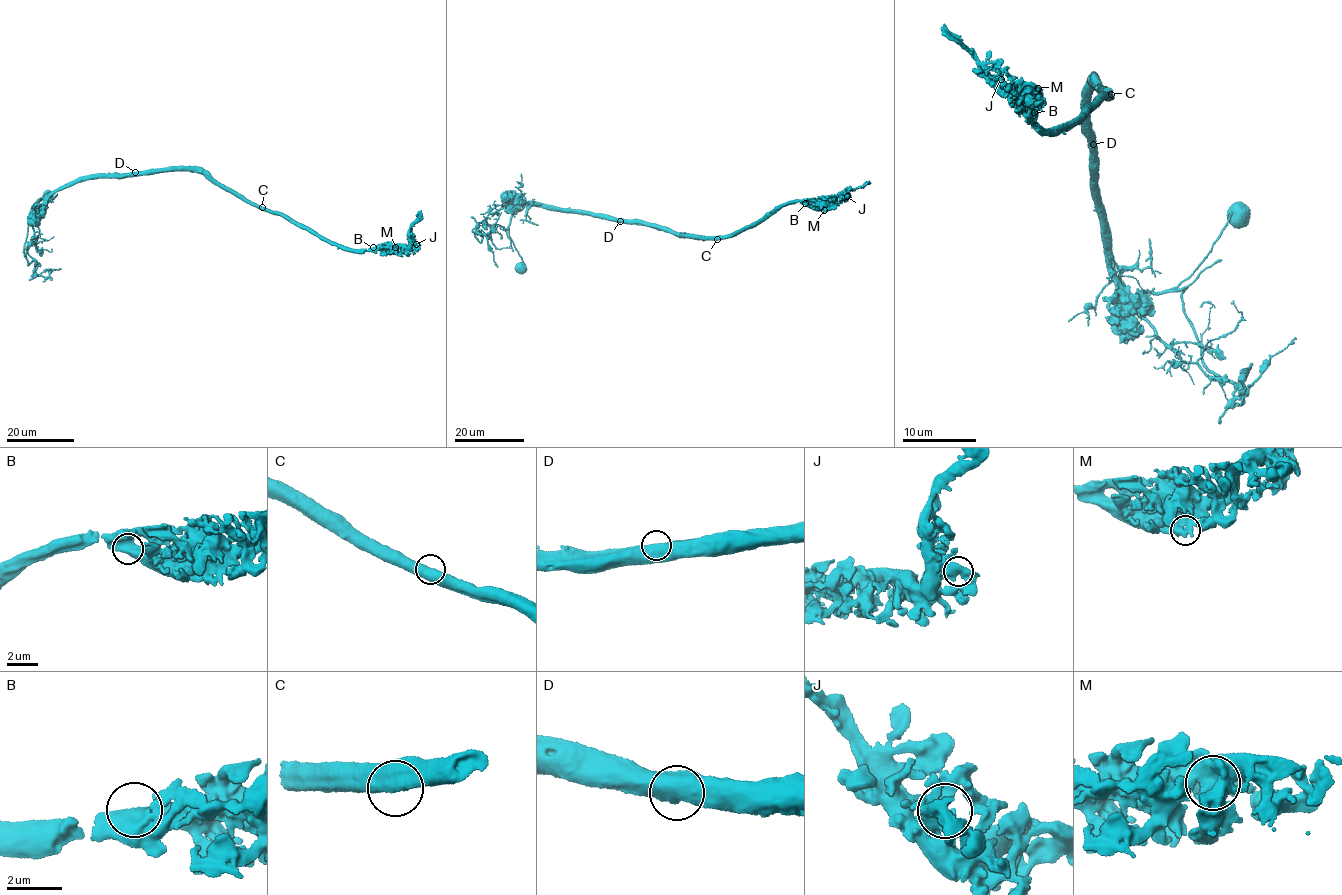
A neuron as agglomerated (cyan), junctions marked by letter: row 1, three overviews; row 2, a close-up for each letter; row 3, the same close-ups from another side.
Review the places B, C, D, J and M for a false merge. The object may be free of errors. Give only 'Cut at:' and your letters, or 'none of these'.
Cut at: D

